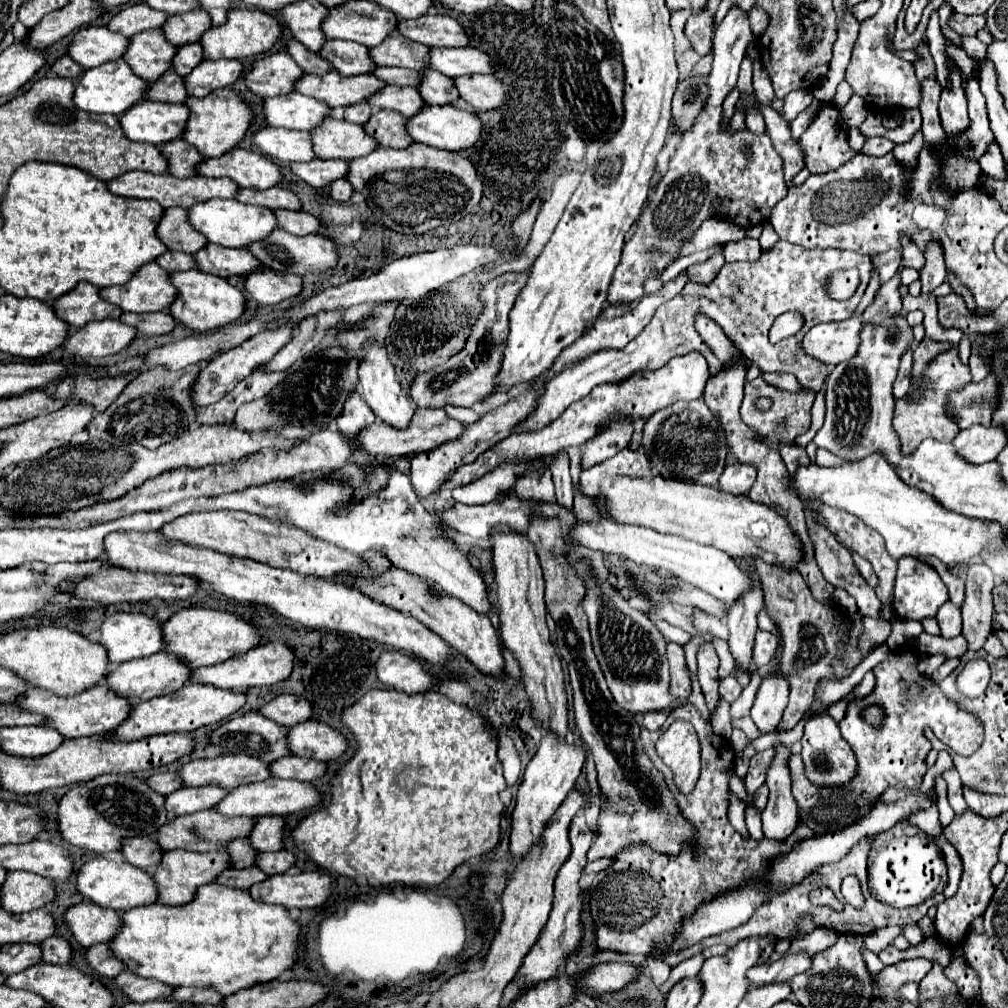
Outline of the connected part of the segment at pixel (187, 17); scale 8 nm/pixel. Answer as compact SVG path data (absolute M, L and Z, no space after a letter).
M196 9L192 13L172 15L168 25L164 25L164 33L168 33L168 41L174 41L174 45L186 45L198 43L210 27L210 15L204 9Z

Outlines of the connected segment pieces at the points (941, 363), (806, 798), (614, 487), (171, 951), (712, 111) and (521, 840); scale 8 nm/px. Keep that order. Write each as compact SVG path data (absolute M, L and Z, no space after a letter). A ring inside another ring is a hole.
M952 347L940 355L936 355L928 367L922 371L922 381L918 383L918 389L914 385L914 391L910 391L906 397L902 397L902 413L894 415L894 429L902 441L902 453L908 455L920 445L920 441L932 437L936 441L950 443L960 429L956 429L956 423L946 417L946 403L948 403L948 391L960 389L970 381L970 367L960 361L958 347ZM916 391L920 391L920 397L916 399Z
M906 643L894 649L894 655L878 663L872 673L876 677L874 691L860 701L850 701L846 717L840 721L842 737L852 747L858 761L856 777L852 777L846 785L818 787L812 785L804 775L804 763L800 755L790 755L788 759L788 769L792 775L792 795L798 805L798 821L812 825L818 835L840 831L860 821L860 817L866 815L874 807L874 803L892 787L912 791L918 789L926 773L926 755L932 749L931 743L923 734L925 727L930 727L942 743L964 757L972 755L982 745L982 723L968 711L966 715L960 715L960 703L946 697L932 679L920 675L918 653L914 645ZM872 705L880 707L884 713L880 727L872 727L862 719L862 709ZM934 714L935 720L941 720L941 725L929 725L934 720Z
M630 449L584 469L578 479L578 489L590 501L602 497L608 519L650 527L658 533L678 535L700 545L712 545L734 559L762 557L776 565L796 567L796 561L800 561L802 555L798 537L788 529L788 523L778 513L772 513L772 509L752 503L746 495L724 493L718 487L686 483L672 477L666 479L650 469L644 455Z
M212 883L200 889L192 905L168 907L164 903L154 903L148 907L136 907L122 913L122 929L110 947L116 957L126 963L128 971L140 977L158 979L172 987L214 987L228 997L240 989L274 981L298 959L296 951L300 945L300 923L290 917L288 909L256 901L248 895L250 893L244 889Z
M734 7L716 29L714 37L714 61L708 77L708 97L704 109L694 119L690 131L684 131L680 145L670 157L666 173L652 189L650 201L638 217L636 231L628 239L622 261L614 271L608 303L614 307L630 305L644 295L644 281L658 277L676 257L680 257L682 243L692 237L700 225L710 219L726 219L744 229L760 225L774 205L784 199L788 187L784 183L782 157L774 151L768 131L756 135L748 129L730 131L724 125L722 103L726 95L736 87L738 67L744 59L744 47L754 39L746 11ZM714 199L720 199L718 211L712 211ZM658 253L658 257L654 257Z
M548 731L542 737L542 743L538 747L538 753L528 763L522 785L518 789L516 807L512 813L512 835L510 835L510 851L514 859L524 857L524 851L528 851L536 837L540 837L540 831L544 829L544 823L552 817L552 813L560 807L560 803L566 799L566 795L572 791L582 765L586 759L586 751L578 745L570 745L564 737L558 737L554 731Z

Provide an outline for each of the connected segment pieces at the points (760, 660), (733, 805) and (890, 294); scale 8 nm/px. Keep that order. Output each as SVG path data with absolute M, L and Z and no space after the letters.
M758 631L756 633L756 643L754 643L754 653L752 653L752 661L754 665L758 667L758 671L766 669L768 661L772 659L772 653L776 651L778 647L778 639L772 637L770 633L764 633L764 631Z
M736 795L729 797L729 810L728 810L728 819L731 825L743 836L748 836L748 830L745 824L745 803L740 803L736 799Z
M896 271L896 275L890 281L880 285L872 305L868 305L868 309L864 311L862 321L864 323L876 321L876 325L880 325L884 319L898 315L902 311L902 297L900 297L900 291L898 291L900 285L902 285L900 271Z

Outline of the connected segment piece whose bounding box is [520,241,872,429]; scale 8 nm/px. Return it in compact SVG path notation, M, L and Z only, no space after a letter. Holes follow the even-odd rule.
M788 241L774 243L768 251L762 251L760 259L756 261L728 263L722 267L722 271L718 273L716 281L712 281L712 285L686 285L672 301L660 305L660 309L656 309L652 321L644 327L640 337L632 339L624 349L594 353L592 357L584 359L580 365L566 369L564 373L560 373L560 377L548 381L544 395L540 397L538 409L532 413L532 417L526 417L526 421L520 423L520 429L536 429L536 425L548 425L548 421L556 419L570 403L586 397L596 385L622 381L624 377L630 377L640 369L658 369L660 365L664 365L664 361L670 361L676 355L698 351L708 361L710 377L718 375L724 367L694 327L694 319L698 313L704 313L712 321L716 321L716 325L722 327L722 331L734 343L734 347L740 349L740 353L748 361L756 363L764 373L776 373L776 371L792 373L800 385L820 391L824 379L828 377L828 369L822 361L804 353L802 337L804 333L808 333L810 327L818 323L844 321L852 317L854 309L860 303L860 297L866 291L870 271L872 271L872 259L866 255L858 255L852 251L836 251L836 249L824 249L824 251L802 249ZM834 269L860 271L860 287L856 289L852 299L848 301L828 299L824 291L824 283L828 273ZM786 311L800 311L806 323L802 331L798 331L796 335L786 337L780 343L772 345L768 339L768 331L774 319Z

